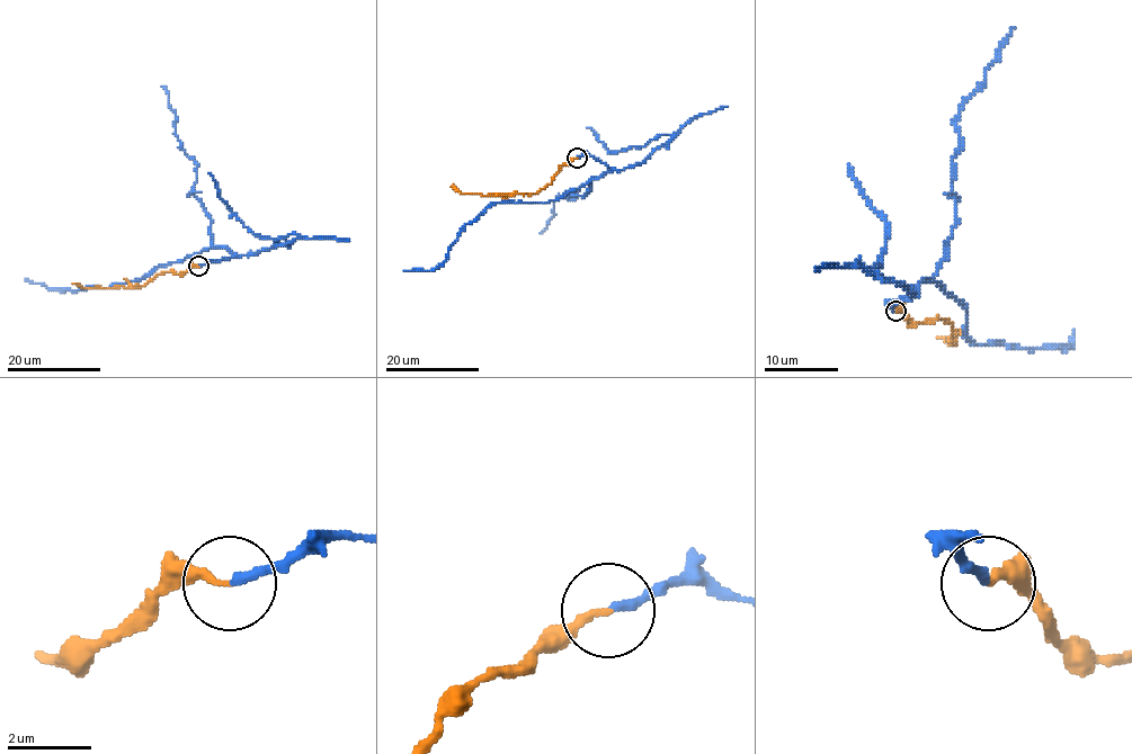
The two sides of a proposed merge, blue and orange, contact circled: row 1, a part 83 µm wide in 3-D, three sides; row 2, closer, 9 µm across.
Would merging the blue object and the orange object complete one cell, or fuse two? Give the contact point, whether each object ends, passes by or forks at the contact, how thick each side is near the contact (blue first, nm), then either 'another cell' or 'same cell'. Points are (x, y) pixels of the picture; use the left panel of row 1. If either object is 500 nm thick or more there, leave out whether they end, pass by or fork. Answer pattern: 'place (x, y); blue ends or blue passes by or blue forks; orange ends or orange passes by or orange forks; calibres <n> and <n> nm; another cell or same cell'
place (198, 266); blue ends; orange ends; calibres 220 and 170 nm; same cell

